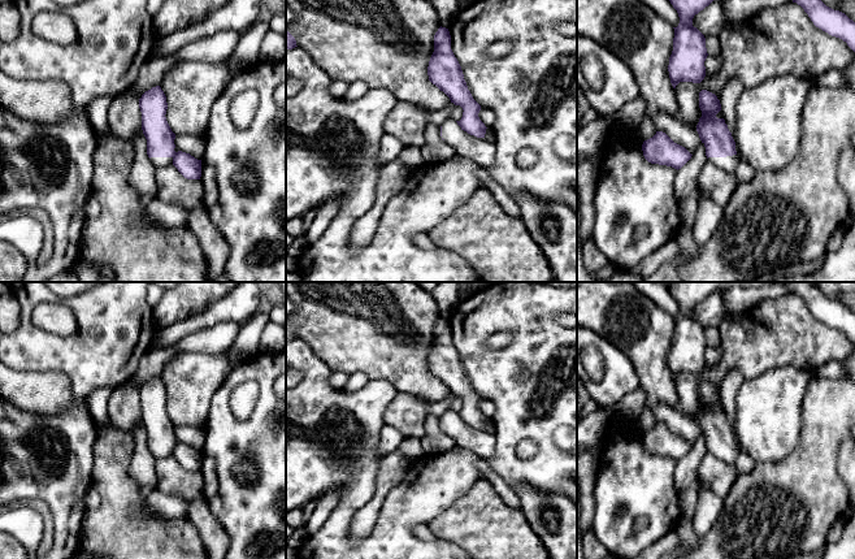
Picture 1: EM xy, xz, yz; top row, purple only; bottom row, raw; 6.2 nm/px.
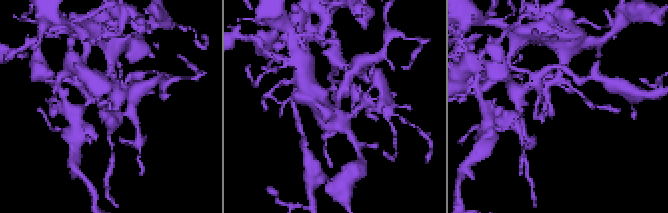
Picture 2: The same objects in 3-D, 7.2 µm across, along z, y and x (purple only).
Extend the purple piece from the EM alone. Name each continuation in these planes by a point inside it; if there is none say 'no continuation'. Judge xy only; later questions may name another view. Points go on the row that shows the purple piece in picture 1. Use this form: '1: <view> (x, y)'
1: xy (157, 161)

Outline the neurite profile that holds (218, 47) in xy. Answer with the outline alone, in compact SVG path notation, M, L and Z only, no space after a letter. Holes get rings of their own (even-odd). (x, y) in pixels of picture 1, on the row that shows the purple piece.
M221 31L208 38L192 40L172 55L153 53L140 66L133 86L136 98L140 99L146 91L160 86L164 75L179 61L226 61L239 44L240 38L242 32L239 31Z

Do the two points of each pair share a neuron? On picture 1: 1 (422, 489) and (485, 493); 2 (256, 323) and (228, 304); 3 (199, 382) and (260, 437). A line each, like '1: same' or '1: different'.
1: different
2: different
3: different

